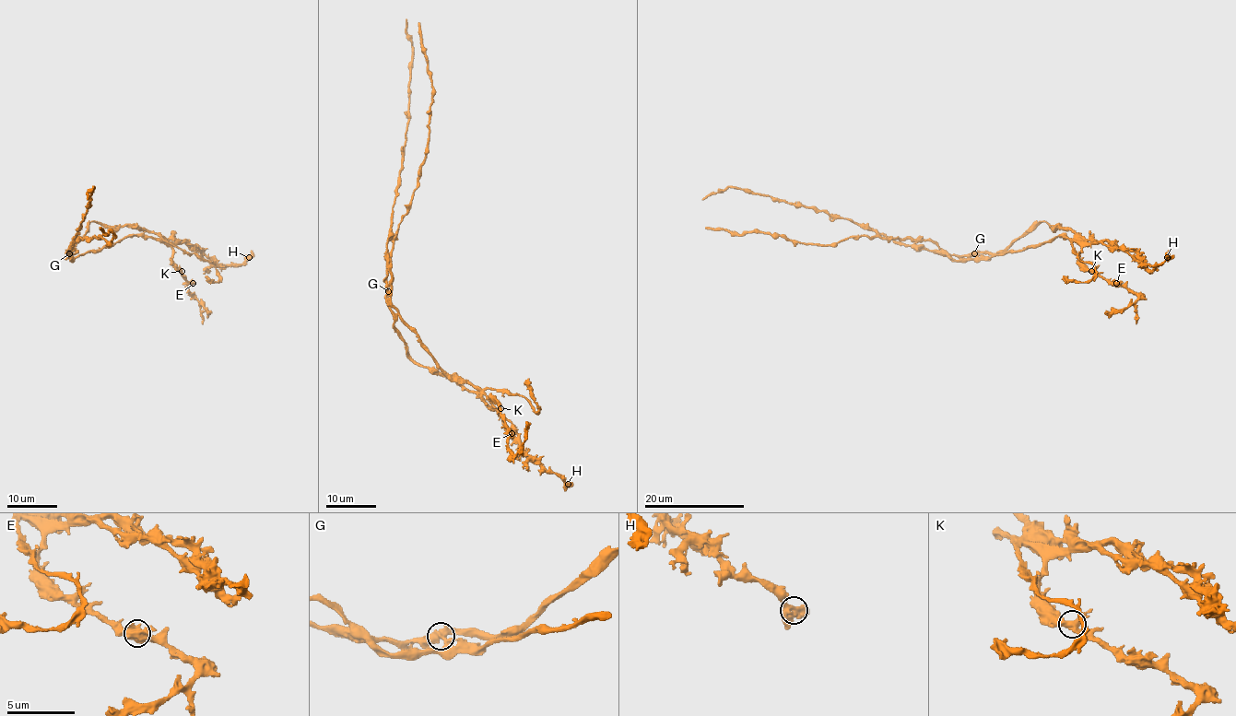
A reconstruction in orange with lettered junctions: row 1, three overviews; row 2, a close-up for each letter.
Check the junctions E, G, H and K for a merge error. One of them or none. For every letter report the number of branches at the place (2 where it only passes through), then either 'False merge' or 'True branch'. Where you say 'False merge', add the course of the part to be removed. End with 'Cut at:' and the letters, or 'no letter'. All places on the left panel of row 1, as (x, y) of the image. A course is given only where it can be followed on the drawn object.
E: Branches: 4. True branch
G: Branches: 4. False merge. Course of the part to remove: (68, 253), (90, 205), (92, 187), (87, 199)
H: Branches: 4. True branch
K: Branches: 3. True branch
Cut at: G

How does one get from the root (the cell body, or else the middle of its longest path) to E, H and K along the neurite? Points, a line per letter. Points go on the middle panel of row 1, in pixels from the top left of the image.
E: (387, 288), (387, 302), (432, 360), (453, 379), (464, 379), (490, 396), (512, 433)
H: (387, 288), (387, 302), (432, 360), (453, 379), (470, 382), (498, 413), (504, 430), (519, 447), (567, 484)
K: (387, 288), (387, 302), (417, 334), (417, 341), (432, 360), (453, 379), (464, 379), (478, 386), (500, 409)

